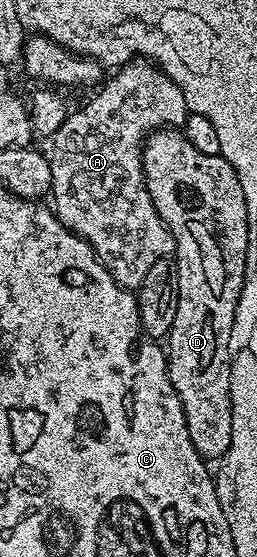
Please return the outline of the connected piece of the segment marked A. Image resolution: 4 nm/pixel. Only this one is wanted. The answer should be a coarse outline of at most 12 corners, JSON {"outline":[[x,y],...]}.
{"outline":[[132,59],[50,137],[55,215],[138,290],[175,240],[143,142],[185,95]]}

